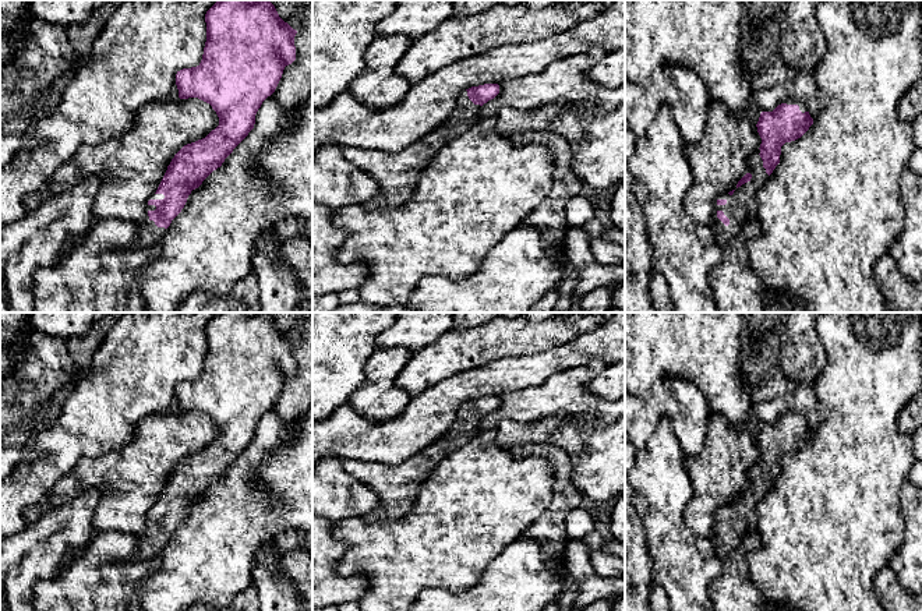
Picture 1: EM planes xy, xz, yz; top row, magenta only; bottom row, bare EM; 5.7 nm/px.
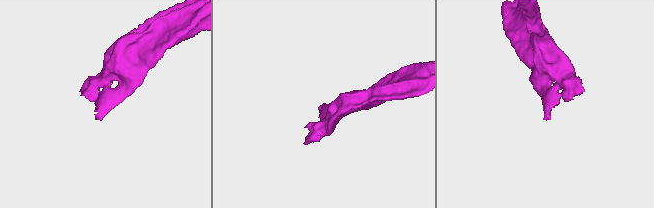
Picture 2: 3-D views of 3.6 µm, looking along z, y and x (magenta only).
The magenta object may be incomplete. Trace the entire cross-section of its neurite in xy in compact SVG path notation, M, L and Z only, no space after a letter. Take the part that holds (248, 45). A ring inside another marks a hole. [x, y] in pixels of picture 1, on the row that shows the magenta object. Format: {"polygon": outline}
{"polygon": "M218 0L206 11L205 22L206 42L202 60L197 67L177 71L176 85L180 99L198 98L209 103L219 117L219 126L205 138L184 145L174 155L156 193L148 201L148 218L144 223L138 223L138 234L133 247L155 246L163 237L172 220L184 208L191 191L198 188L213 170L220 167L225 159L254 128L255 114L262 102L275 92L285 67L296 60L294 36L297 31L279 17L271 0Z"}

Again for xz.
{"polygon": "M484 84L466 89L444 124L396 153L339 145L343 156L379 186L379 195L367 201L364 206L367 209L398 208L409 202L420 173L437 152L473 127L478 121L480 107L498 93L498 84Z"}

